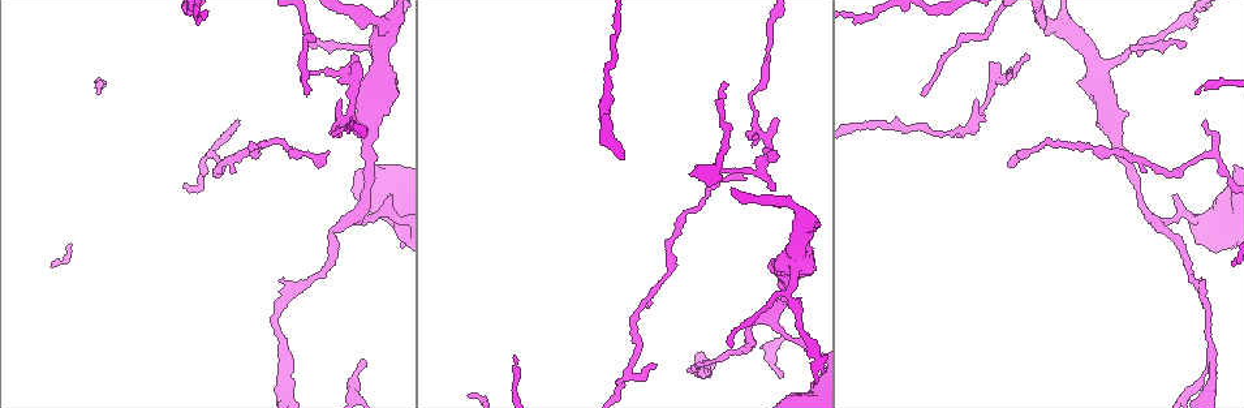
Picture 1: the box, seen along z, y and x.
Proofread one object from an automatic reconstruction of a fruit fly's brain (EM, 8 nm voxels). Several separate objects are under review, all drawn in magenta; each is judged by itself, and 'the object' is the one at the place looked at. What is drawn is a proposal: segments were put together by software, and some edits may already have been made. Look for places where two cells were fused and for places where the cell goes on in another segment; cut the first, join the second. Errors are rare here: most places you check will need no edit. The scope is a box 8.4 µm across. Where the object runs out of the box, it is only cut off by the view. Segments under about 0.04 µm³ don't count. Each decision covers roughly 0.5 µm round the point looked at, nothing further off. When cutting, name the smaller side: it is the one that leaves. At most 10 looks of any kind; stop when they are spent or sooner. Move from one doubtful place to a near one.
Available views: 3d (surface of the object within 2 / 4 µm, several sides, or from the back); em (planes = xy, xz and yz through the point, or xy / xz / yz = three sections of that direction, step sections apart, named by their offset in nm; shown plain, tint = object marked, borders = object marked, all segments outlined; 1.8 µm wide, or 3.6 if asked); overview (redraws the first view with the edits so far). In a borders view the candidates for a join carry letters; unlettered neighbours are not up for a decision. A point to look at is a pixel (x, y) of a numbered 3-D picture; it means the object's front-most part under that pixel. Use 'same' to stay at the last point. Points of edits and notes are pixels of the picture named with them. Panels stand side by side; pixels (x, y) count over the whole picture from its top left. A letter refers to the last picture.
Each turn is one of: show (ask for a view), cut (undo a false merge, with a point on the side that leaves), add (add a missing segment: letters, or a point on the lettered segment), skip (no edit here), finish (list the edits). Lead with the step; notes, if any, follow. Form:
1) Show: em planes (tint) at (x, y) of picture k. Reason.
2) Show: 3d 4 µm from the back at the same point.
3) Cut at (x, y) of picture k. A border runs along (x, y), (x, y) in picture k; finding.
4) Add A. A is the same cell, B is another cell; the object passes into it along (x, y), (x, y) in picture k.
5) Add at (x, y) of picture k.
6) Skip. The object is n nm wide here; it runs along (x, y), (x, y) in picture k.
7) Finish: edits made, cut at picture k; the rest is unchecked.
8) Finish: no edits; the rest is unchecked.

Show: em xz step 8 (plain) at (770, 319) of picture 1. Arms part here.

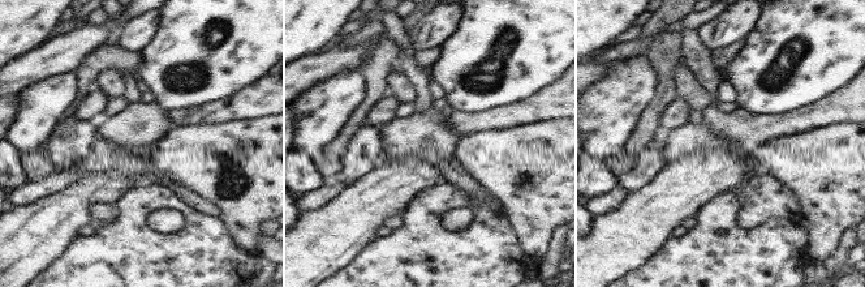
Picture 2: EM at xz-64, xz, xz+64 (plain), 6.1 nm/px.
Show: em xz step 8 (borders) at the same point. What lies round it.

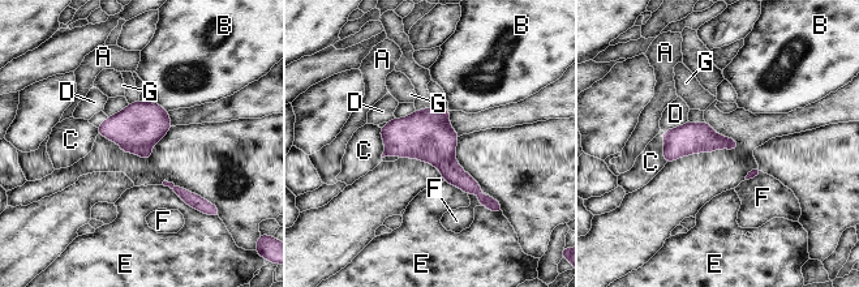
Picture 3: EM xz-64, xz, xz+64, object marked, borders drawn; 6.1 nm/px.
Skip. A, B, C, D, E, F and G are other cells; a border runs along (163, 184), (200, 211) in picture 3; all the same cell.

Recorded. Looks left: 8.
Show: em 3.6 µm planes (borders) at (1210, 366) of picture 1. Thick turns thin.

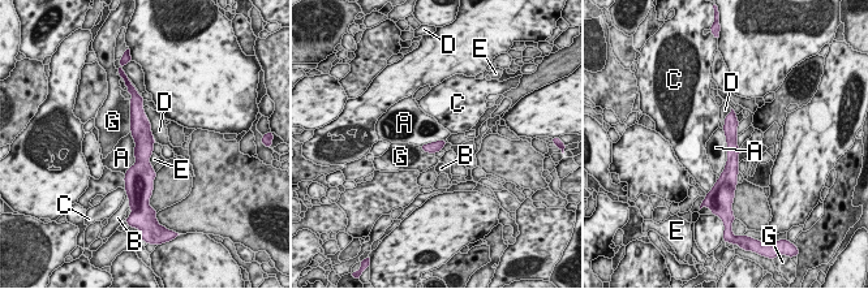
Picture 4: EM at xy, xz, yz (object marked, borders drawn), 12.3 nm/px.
Skip. The object is 130 nm wide here; A, B, C, D, E and G are other cells; it runs along (137, 107), (142, 136), (144, 181) in picture 4; one cell here.

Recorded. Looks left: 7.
Show: 3d 4 µm from the back at (1185, 44) of picture 1. An open end.

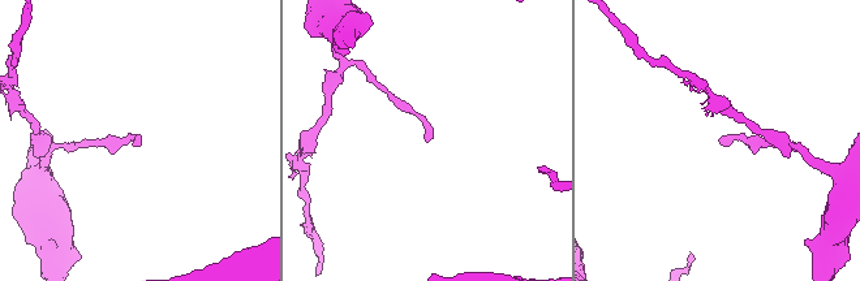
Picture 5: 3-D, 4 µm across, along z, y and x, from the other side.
Show: em planes (tint) at (134, 144) of picture 5. Now the EM.

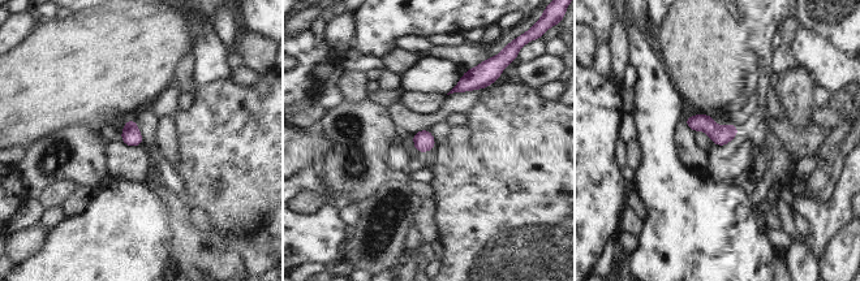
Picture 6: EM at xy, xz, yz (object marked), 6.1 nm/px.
Show: em planes (borders) at the same point.

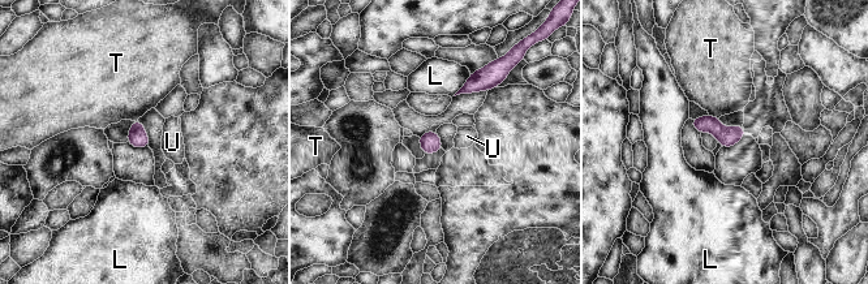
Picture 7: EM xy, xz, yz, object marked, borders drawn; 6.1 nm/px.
Skip. The longest contact is with L, 180 nm; L, T and U are other cells; a border runs along (709, 115), (718, 119) in picture 7; none of them fits.

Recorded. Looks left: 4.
Show: 3d 4 µm at (1064, 24) of picture 1. Thick turns thin.

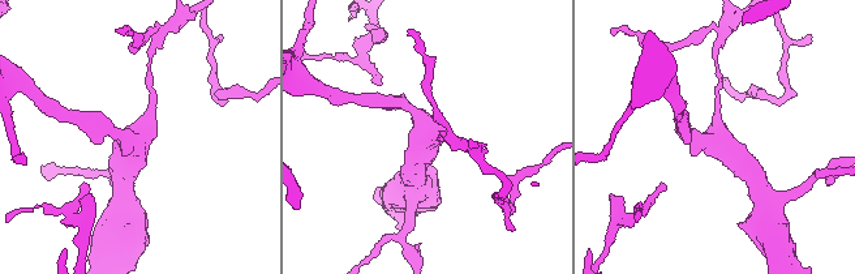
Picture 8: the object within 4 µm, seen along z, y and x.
Show: em planes (borders) at (426, 133) of picture 8. Now the EM.

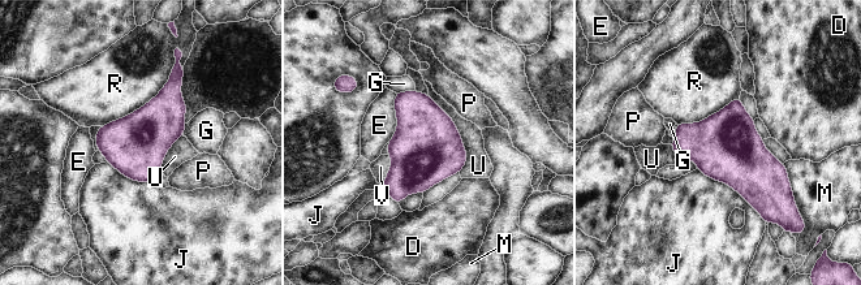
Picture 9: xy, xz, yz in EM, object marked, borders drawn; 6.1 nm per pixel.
Skip. D, E, G, J, M, P, R, U and V are other cells; all the same cell.

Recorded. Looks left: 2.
Finish: no edits; the rest is unchecked.

